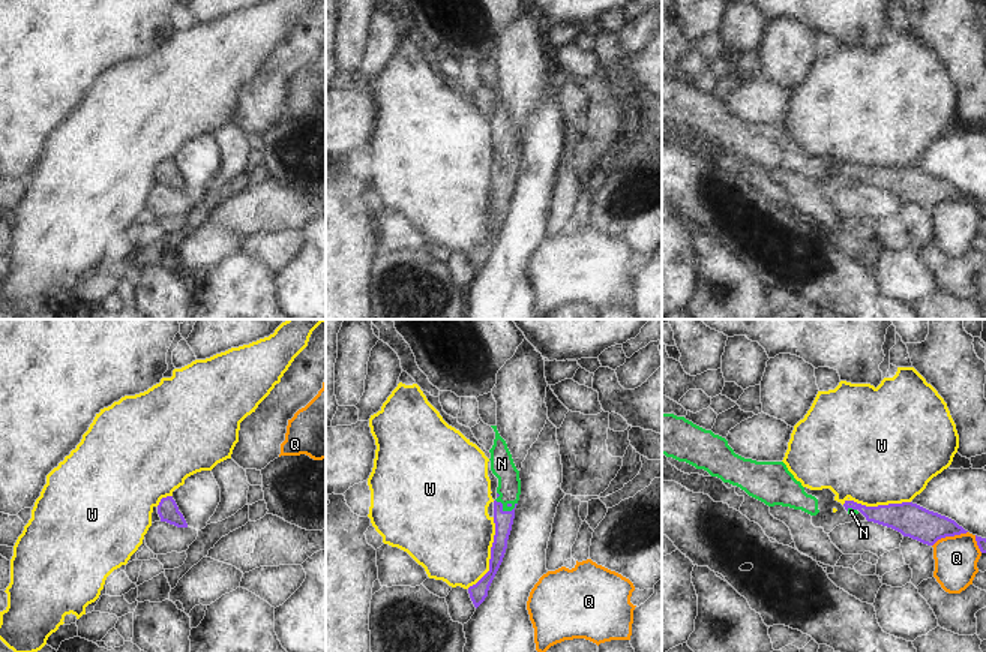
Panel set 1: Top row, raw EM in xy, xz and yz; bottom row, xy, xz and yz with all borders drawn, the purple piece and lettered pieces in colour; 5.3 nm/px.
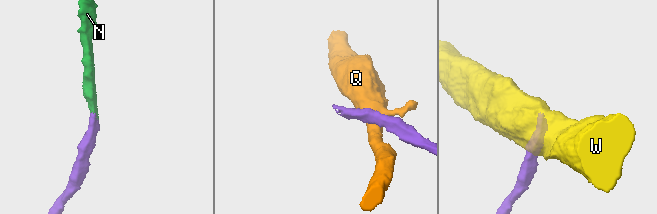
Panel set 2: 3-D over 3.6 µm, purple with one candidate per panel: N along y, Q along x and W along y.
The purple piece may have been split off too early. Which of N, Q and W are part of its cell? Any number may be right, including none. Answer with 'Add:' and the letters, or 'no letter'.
Add: N

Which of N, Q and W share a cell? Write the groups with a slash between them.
N / Q / W

